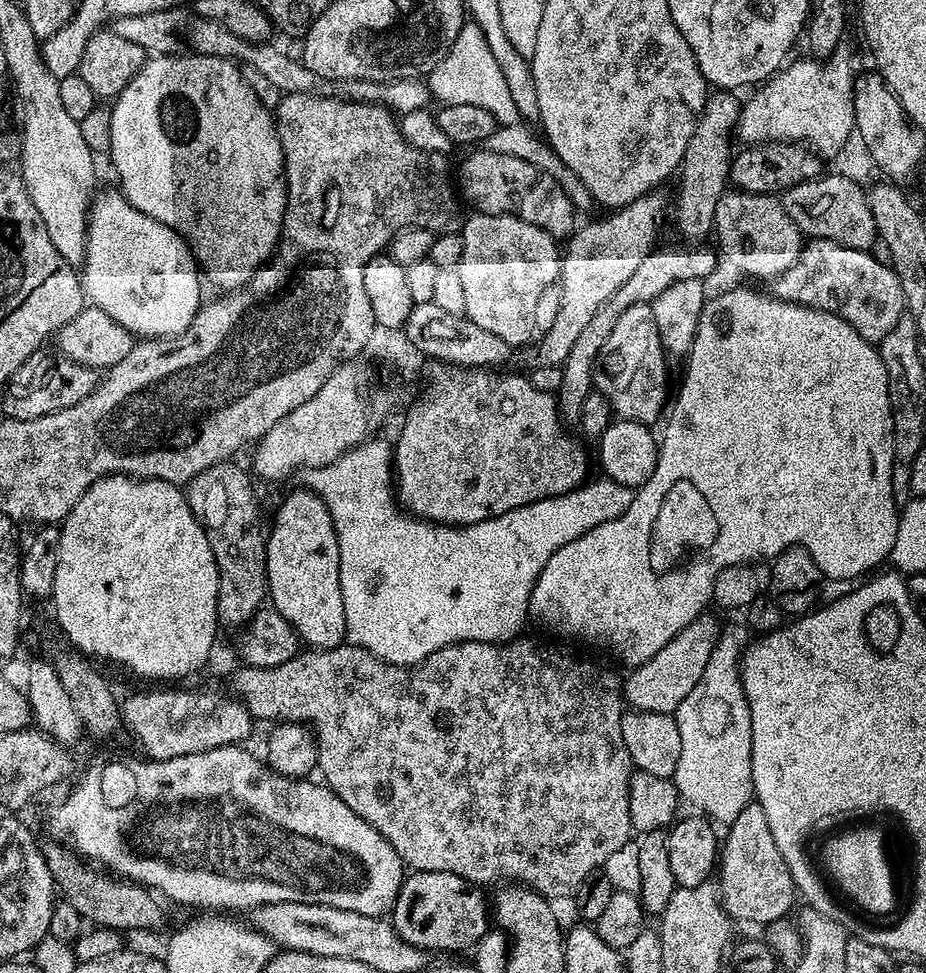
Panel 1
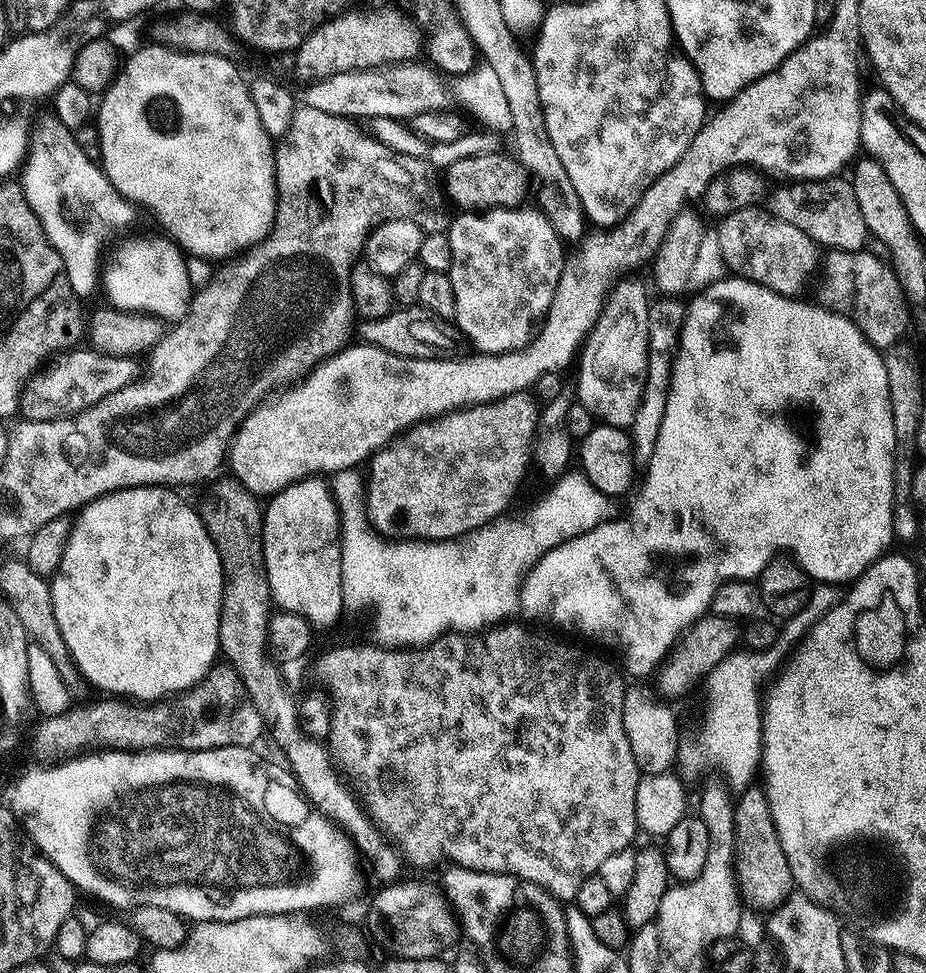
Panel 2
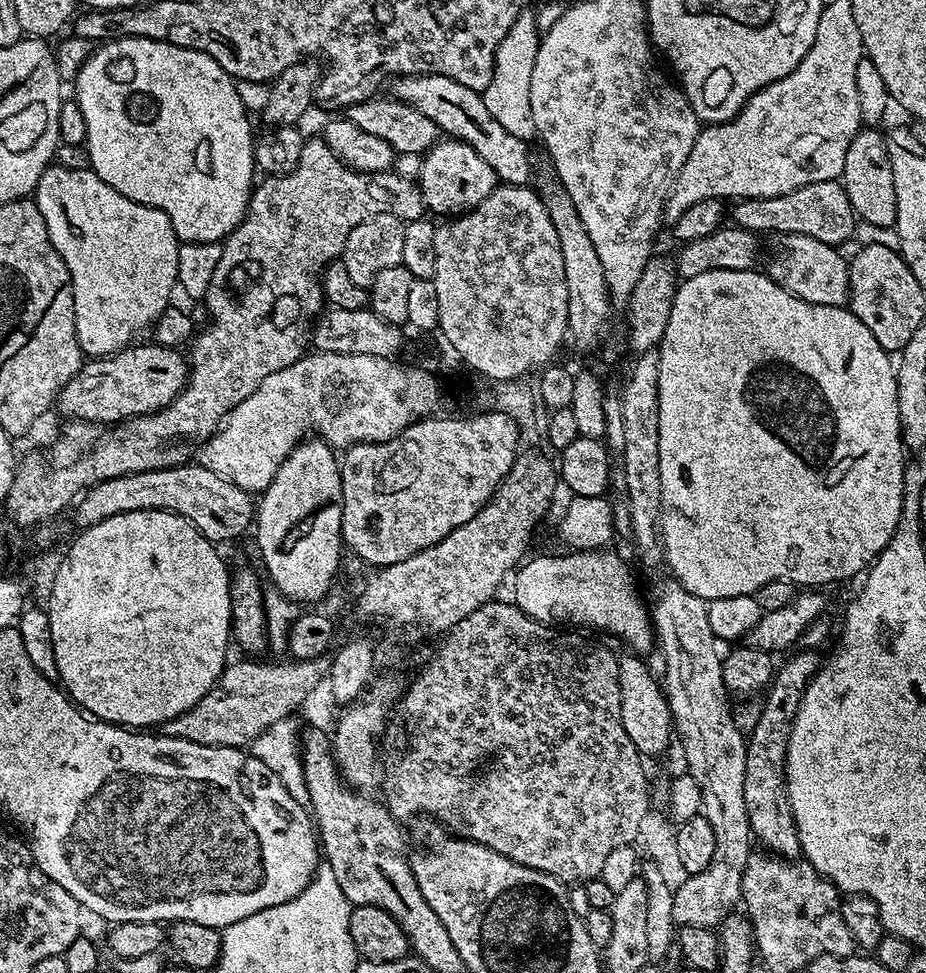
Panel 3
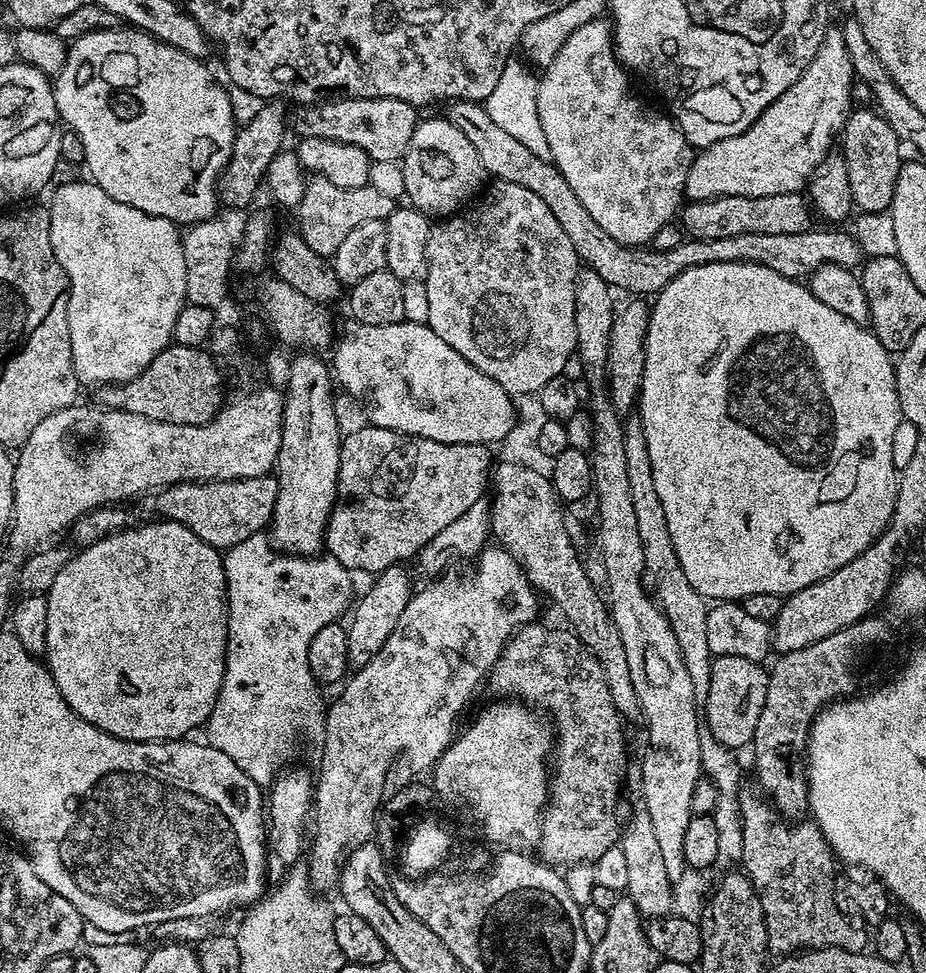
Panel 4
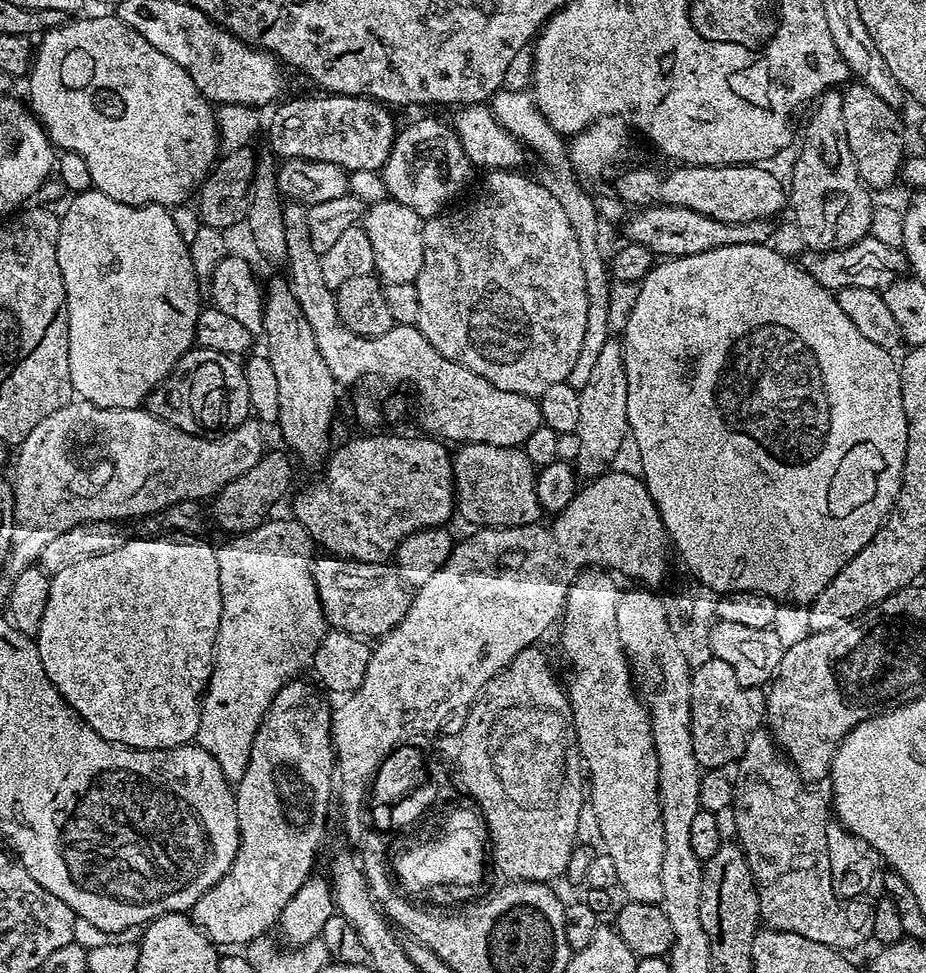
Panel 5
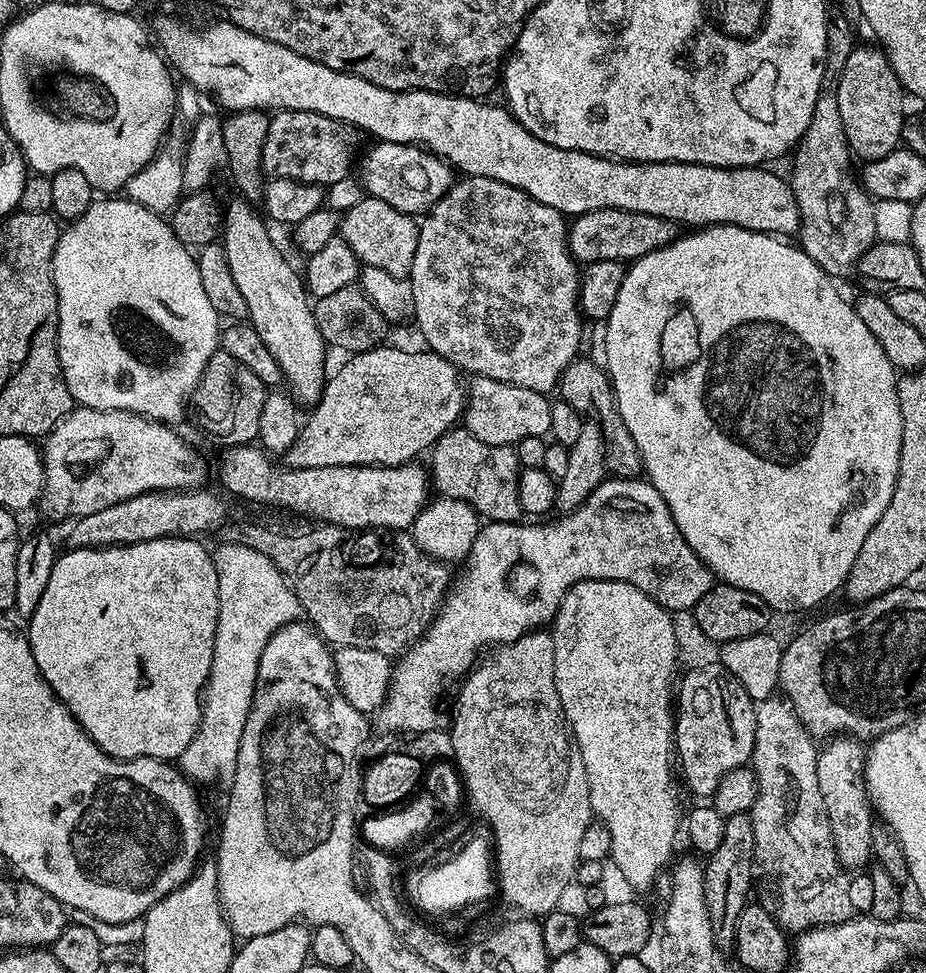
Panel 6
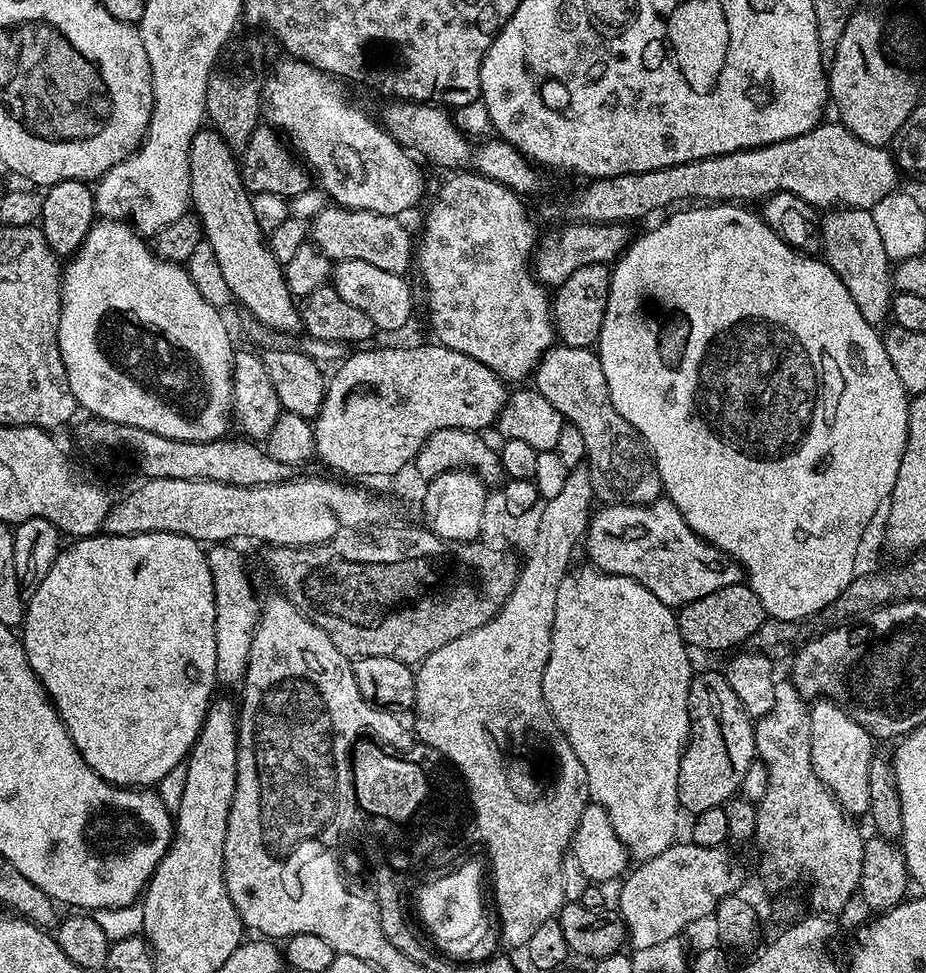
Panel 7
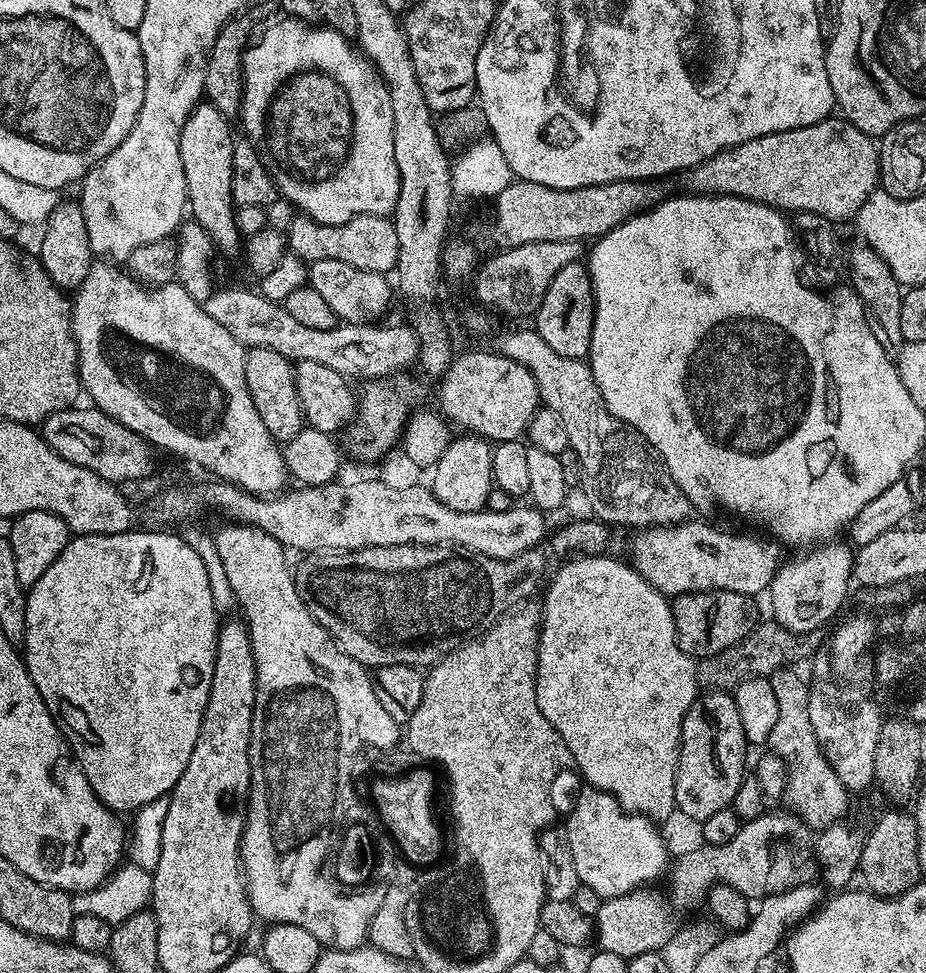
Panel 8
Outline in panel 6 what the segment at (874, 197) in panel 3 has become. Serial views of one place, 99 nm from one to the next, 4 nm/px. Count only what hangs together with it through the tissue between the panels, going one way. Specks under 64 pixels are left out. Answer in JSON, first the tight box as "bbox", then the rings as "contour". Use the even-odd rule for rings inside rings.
{"bbox":[838,46,906,162],"contour":[[[856,46],[849,58],[846,61],[846,66],[842,67],[842,74],[838,83],[838,109],[839,113],[842,114],[842,123],[845,126],[845,138],[848,140],[848,147],[858,157],[861,156],[861,161],[867,162],[870,160],[877,160],[882,158],[886,154],[890,154],[895,148],[901,147],[902,137],[904,134],[904,122],[906,119],[906,111],[904,112],[904,100],[906,101],[906,93],[900,80],[894,74],[894,70],[890,66],[887,56],[884,55],[883,51],[879,47],[873,46],[873,48],[862,48],[862,46]]]}

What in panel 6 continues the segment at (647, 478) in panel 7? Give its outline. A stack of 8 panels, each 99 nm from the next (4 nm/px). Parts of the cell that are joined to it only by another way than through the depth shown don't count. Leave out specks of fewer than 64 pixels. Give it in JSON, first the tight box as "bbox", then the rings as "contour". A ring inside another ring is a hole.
{"bbox":[558,358,643,478],"contour":[[[577,358],[572,361],[570,366],[566,368],[560,376],[558,392],[561,399],[564,399],[581,414],[589,414],[594,412],[595,419],[603,431],[604,444],[607,446],[607,469],[620,478],[636,478],[643,471],[643,462],[641,454],[637,450],[637,443],[630,436],[630,432],[626,428],[622,416],[616,408],[616,399],[613,394],[611,380],[603,367],[598,368],[594,363]]]}

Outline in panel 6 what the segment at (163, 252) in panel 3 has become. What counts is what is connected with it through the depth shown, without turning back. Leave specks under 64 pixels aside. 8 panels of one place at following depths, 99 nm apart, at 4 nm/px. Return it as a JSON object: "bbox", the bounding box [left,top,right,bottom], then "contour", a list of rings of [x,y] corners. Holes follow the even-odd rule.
{"bbox":[52,198,222,425],"contour":[[[96,198],[93,199],[91,206],[86,210],[86,214],[82,214],[76,220],[71,221],[61,231],[56,249],[54,250],[54,258],[52,259],[52,277],[54,278],[54,286],[58,294],[58,318],[60,325],[58,326],[58,338],[56,339],[56,349],[58,350],[58,358],[60,359],[60,369],[64,375],[66,386],[70,390],[73,401],[77,405],[86,408],[97,408],[98,411],[130,411],[136,415],[144,416],[147,420],[160,421],[164,425],[175,425],[175,420],[180,420],[184,416],[184,404],[189,403],[190,397],[196,391],[196,385],[204,378],[204,371],[210,362],[210,358],[218,350],[218,345],[222,335],[222,317],[219,312],[214,310],[214,305],[210,303],[210,297],[206,294],[206,289],[202,286],[202,278],[198,275],[198,266],[196,265],[196,256],[193,249],[186,247],[182,242],[178,242],[178,238],[172,233],[172,225],[161,213],[152,212],[146,206],[142,206],[138,202],[127,198]]]}

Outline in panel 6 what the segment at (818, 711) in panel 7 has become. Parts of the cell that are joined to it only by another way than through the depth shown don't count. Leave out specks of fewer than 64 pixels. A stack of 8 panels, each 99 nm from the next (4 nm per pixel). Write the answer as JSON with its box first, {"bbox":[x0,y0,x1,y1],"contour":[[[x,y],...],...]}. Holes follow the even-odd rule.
{"bbox":[816,734,874,869],"contour":[[[847,734],[829,739],[828,744],[816,753],[818,790],[822,790],[822,802],[830,818],[830,830],[836,853],[845,869],[860,868],[869,863],[872,854],[870,832],[874,823],[874,809],[868,799],[868,787],[864,785],[864,758],[866,748],[859,739]]]}

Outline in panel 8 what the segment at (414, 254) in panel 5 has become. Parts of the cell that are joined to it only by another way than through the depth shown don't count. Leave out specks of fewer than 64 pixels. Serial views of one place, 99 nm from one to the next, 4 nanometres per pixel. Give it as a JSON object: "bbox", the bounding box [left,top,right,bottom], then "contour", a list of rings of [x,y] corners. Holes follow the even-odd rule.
{"bbox":[286,214,398,273],"contour":[[[296,214],[286,231],[291,255],[305,262],[334,258],[350,262],[358,270],[391,273],[398,262],[398,230],[388,216],[355,216],[345,224],[319,224],[303,214]]]}

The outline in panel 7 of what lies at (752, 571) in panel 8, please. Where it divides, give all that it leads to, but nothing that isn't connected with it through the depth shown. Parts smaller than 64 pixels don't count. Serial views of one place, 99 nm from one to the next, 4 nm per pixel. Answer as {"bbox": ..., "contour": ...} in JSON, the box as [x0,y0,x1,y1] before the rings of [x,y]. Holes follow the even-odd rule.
{"bbox":[582,498,745,610],"contour":[[[659,498],[651,504],[609,503],[600,509],[600,513],[597,511],[589,519],[588,531],[582,541],[583,547],[588,547],[591,567],[609,572],[611,576],[629,576],[634,582],[646,586],[646,590],[650,590],[650,594],[654,594],[654,598],[658,598],[658,602],[667,608],[679,610],[685,604],[698,602],[698,598],[706,598],[706,594],[714,594],[714,590],[722,590],[745,579],[744,570],[738,561],[725,552],[719,552],[713,544],[690,530],[678,506],[674,506],[667,498]]]}

